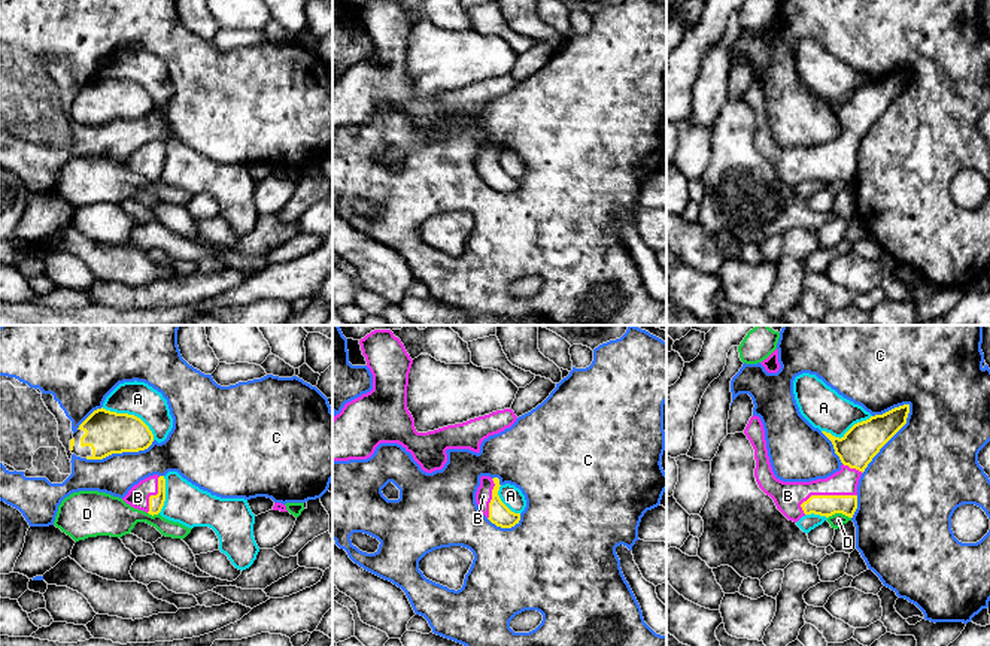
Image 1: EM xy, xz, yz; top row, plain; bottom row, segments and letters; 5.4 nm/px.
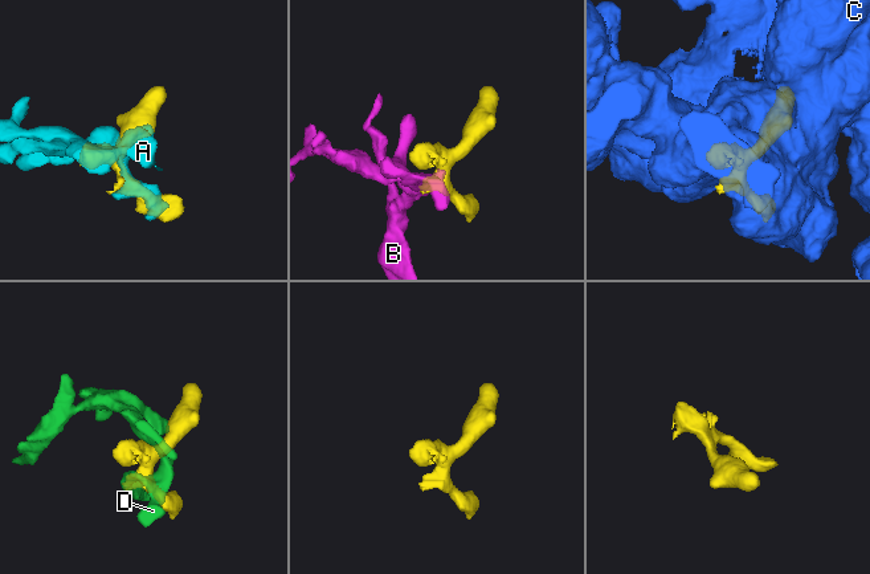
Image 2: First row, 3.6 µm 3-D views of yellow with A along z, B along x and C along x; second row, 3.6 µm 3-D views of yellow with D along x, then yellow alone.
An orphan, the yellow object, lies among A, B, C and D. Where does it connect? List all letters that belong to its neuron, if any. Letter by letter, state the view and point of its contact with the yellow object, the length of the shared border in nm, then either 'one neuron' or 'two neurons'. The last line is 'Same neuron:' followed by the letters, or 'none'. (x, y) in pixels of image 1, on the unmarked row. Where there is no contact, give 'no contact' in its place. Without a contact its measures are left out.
A: contact xy (131, 81); length 340 nm; two neurons
B: contact yz (828, 161); length 320 nm; one neuron
C: contact yz (890, 103); length 460 nm; two neurons
D: contact yz (838, 178); length 130 nm; two neurons
Same neuron: B

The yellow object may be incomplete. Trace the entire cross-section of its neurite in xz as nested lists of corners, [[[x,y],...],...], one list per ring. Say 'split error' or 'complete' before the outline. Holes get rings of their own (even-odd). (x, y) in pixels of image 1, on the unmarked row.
split error; [[[482,142],[476,158],[479,176],[496,192],[511,194],[520,186],[520,179],[511,178],[499,164],[499,145]]]

